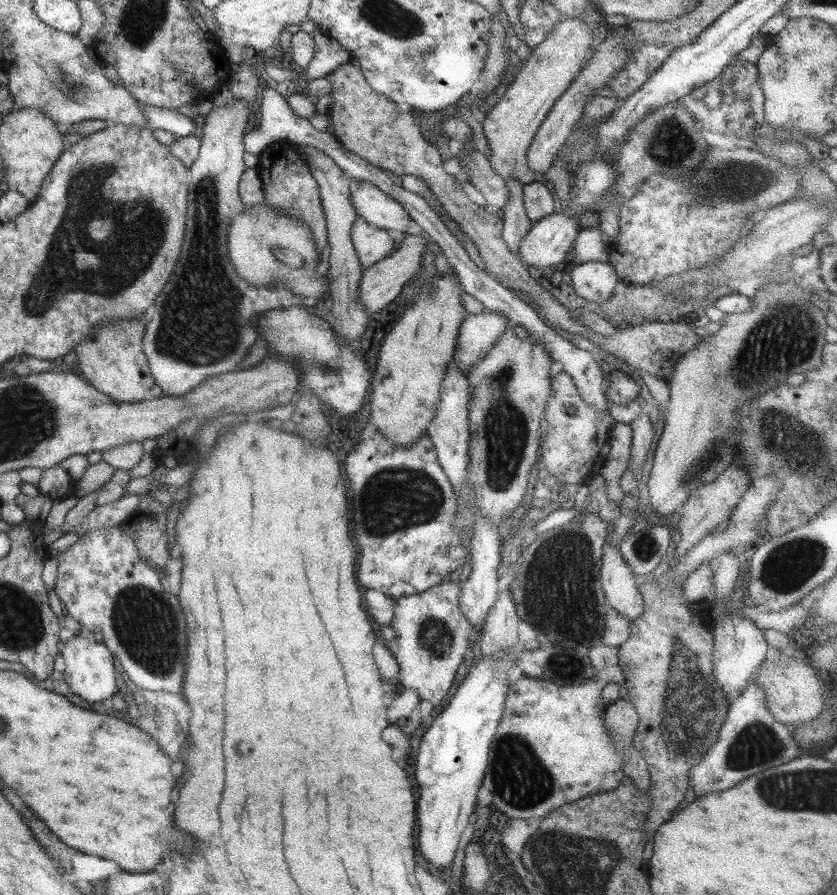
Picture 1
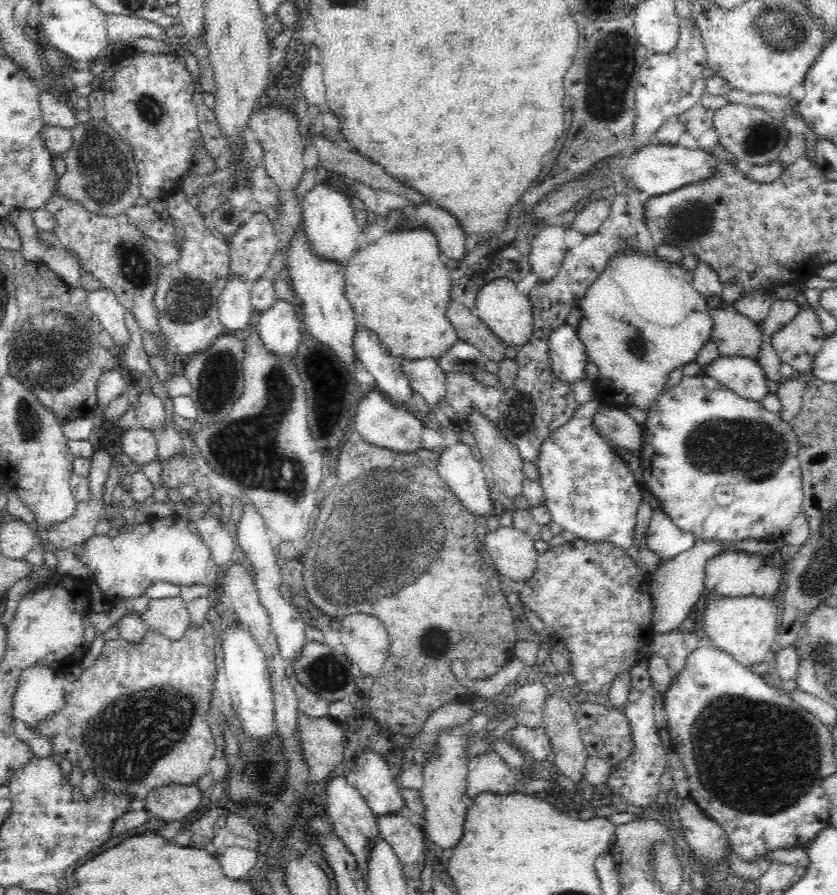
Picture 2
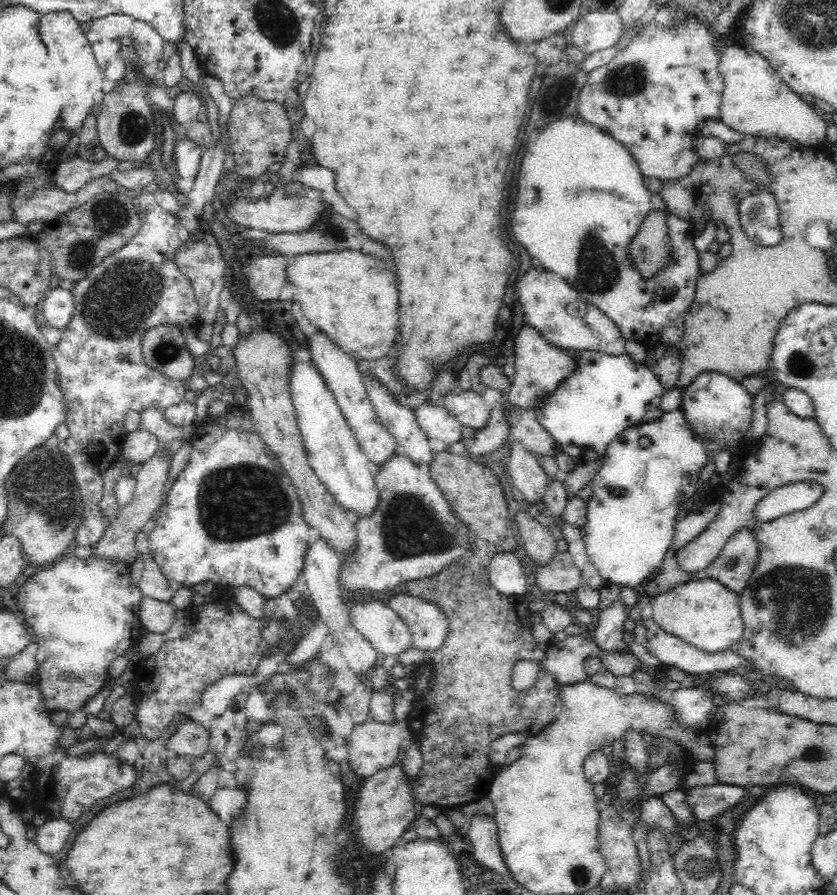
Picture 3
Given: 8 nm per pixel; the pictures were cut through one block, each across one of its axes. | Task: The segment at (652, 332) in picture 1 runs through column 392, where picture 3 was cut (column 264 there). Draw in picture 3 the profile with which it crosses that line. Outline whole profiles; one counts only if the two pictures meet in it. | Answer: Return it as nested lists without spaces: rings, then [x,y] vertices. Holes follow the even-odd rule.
[[[246,94],[234,100],[231,116],[226,124],[228,128],[230,152],[235,162],[235,172],[243,177],[260,177],[274,162],[281,164],[286,148],[293,140],[292,126],[283,104],[276,101],[260,100]]]

